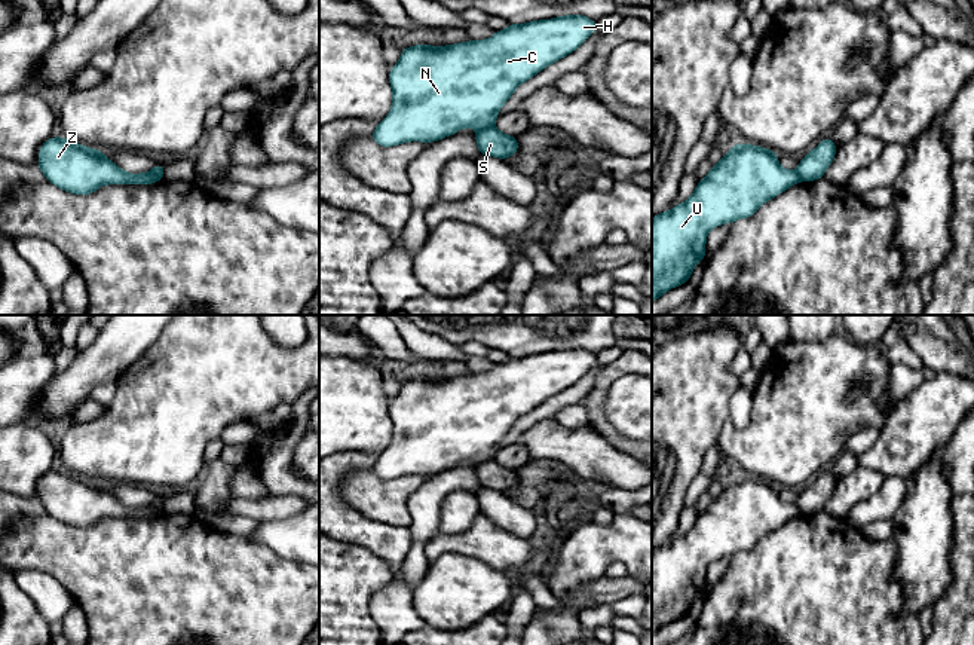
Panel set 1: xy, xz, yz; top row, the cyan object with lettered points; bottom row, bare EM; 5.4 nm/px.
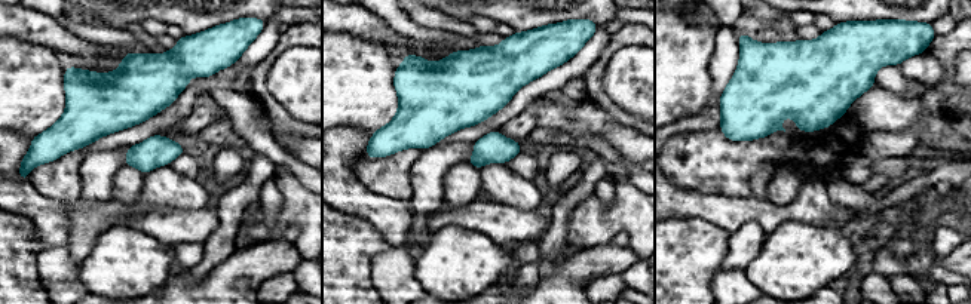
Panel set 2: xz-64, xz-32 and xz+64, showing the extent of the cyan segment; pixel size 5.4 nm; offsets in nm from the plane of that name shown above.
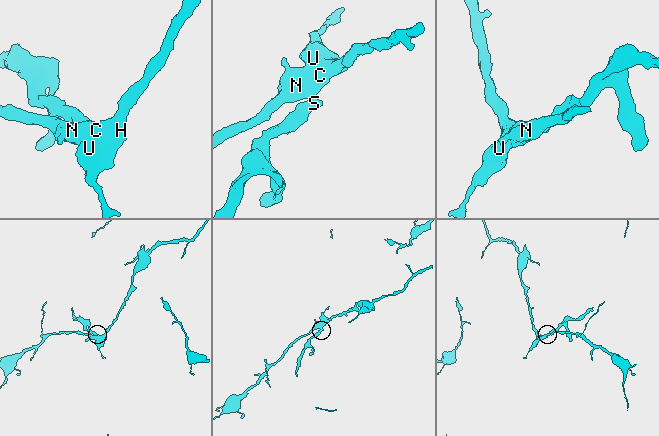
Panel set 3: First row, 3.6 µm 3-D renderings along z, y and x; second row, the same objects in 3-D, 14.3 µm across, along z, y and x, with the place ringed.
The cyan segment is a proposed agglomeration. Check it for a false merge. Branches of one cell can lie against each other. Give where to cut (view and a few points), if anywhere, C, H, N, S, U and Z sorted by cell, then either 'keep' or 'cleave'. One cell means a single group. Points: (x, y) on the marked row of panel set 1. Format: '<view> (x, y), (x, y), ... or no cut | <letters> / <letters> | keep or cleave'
xz (493, 125), (478, 131) | C H N U Z / S | cleave

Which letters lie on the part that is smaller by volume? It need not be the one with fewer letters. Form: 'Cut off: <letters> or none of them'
Cut off: S

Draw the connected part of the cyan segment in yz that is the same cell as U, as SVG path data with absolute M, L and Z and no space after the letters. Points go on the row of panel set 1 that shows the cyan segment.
M736 143L698 181L689 199L652 218L652 302L668 290L689 282L693 268L707 257L707 233L713 227L751 217L765 202L799 181L796 171L779 165L775 152L762 146Z

